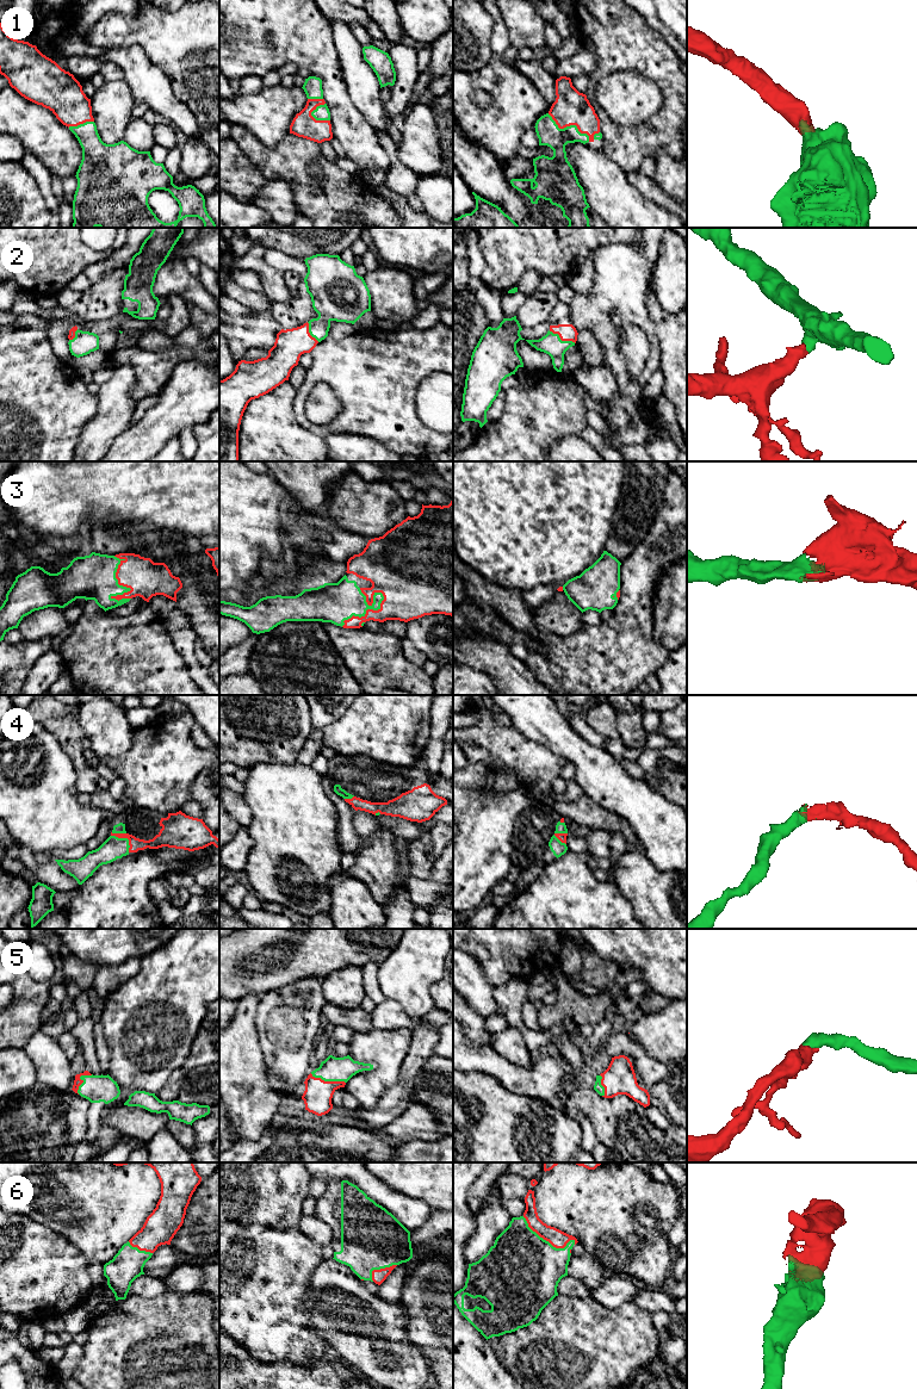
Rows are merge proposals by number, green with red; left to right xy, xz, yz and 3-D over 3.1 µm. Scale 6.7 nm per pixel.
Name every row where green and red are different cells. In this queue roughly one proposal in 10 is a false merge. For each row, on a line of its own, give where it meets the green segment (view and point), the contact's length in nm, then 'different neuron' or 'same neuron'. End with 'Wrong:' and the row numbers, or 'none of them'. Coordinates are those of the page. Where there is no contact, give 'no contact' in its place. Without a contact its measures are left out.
1: yz (570, 125) | 340 nm | same neuron
2: yz (561, 340) | 200 nm | same neuron
3: xz (365, 612) | 360 nm | same neuron
4: xy (125, 838) | 180 nm | same neuron
5: xz (328, 1080) | 240 nm | same neuron
6: yz (547, 1241) | 400 nm | same neuron
Wrong: none of them

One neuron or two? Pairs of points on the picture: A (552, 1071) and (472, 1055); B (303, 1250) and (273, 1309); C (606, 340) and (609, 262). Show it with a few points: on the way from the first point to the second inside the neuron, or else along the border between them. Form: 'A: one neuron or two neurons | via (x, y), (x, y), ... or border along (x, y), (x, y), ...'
A: one neuron | via (532, 1074), (508, 1074), (493, 1064)
B: one neuron | via (289, 1264), (276, 1277), (276, 1295)
C: one neuron | via (603, 321), (603, 298), (609, 292), (609, 281)

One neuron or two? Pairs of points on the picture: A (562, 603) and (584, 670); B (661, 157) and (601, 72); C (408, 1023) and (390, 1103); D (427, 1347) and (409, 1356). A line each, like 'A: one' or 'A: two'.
A: two
B: two
C: two
D: two

